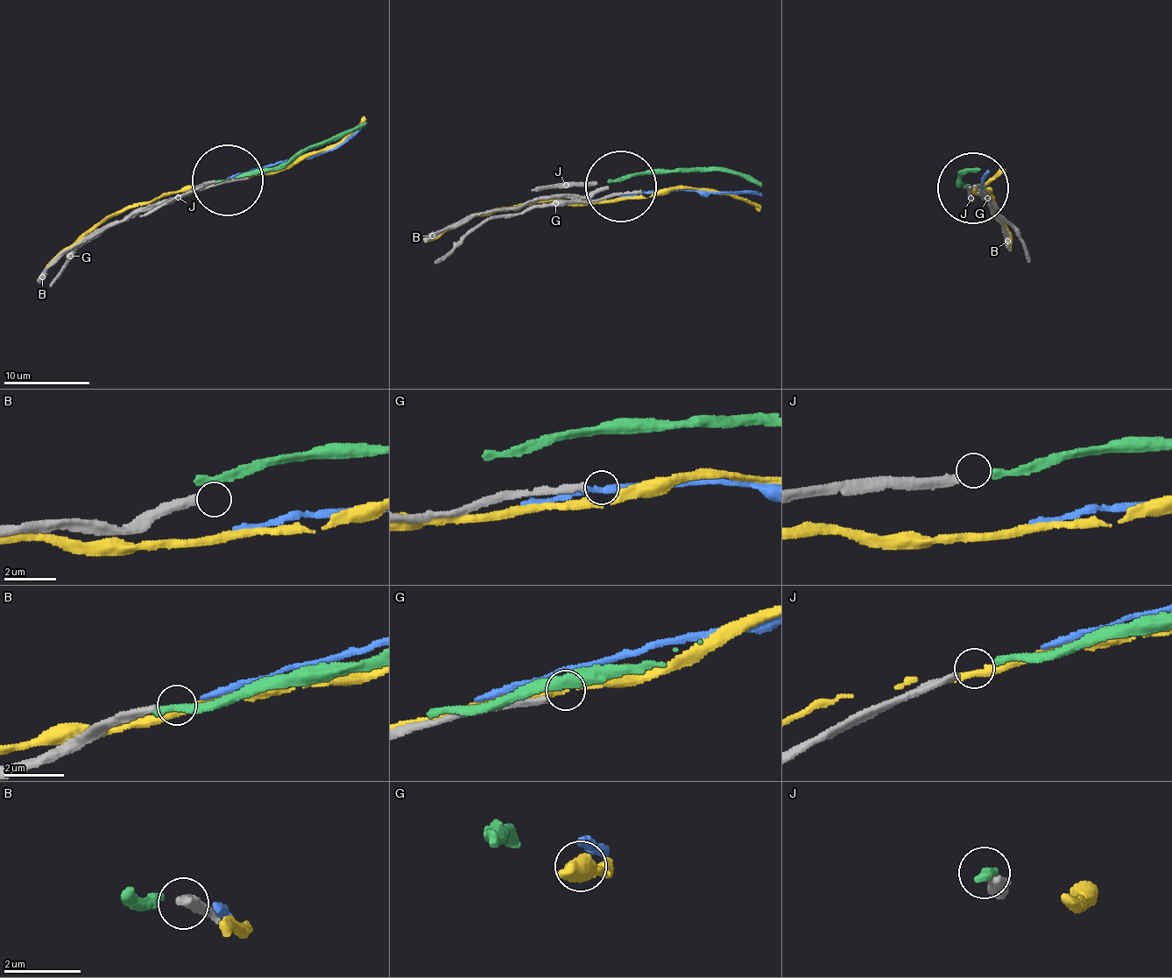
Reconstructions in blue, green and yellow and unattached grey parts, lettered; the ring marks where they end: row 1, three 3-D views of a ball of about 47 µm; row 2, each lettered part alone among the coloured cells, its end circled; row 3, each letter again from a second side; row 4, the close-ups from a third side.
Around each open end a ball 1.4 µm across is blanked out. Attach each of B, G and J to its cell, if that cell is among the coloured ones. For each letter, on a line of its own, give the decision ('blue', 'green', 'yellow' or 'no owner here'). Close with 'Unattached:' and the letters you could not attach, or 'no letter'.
B: no owner here
G: no owner here
J: green
Unattached: B, G

